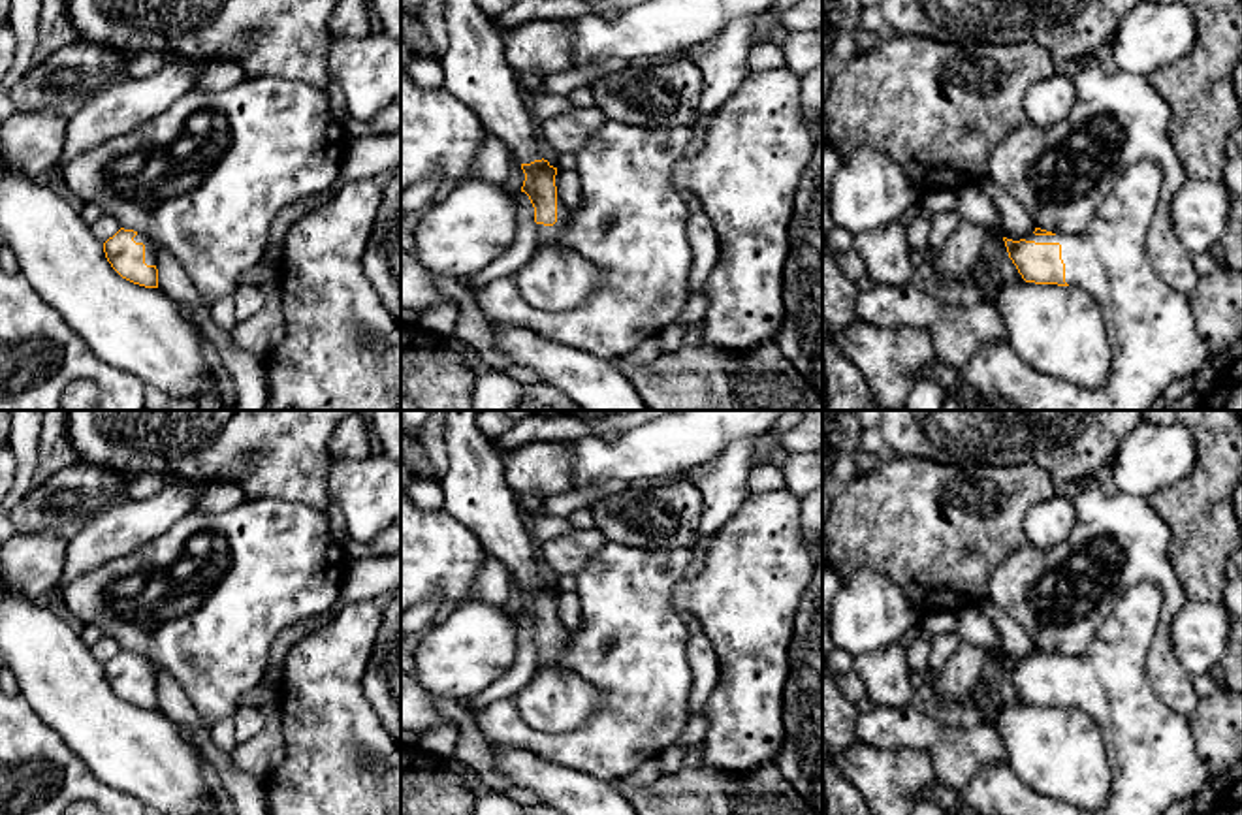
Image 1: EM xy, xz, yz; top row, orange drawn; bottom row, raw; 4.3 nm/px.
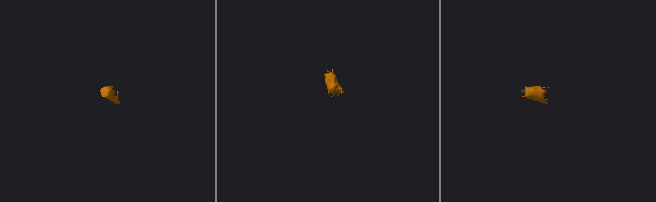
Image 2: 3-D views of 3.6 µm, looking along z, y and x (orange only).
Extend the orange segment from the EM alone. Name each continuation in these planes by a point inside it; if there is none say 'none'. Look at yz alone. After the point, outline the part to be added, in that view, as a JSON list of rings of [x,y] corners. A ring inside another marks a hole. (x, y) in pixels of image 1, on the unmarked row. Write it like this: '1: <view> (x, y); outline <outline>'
1: yz (1154, 763); outline [[[1154,582],[1133,583],[1114,604],[1093,642],[1080,657],[1035,657],[1026,663],[1059,664],[1065,704],[1086,711],[1103,732],[1110,760],[1110,796],[1097,811],[1041,796],[1027,789],[1005,762],[980,770],[958,791],[960,804],[979,815],[1165,815],[1180,800],[1195,800],[1206,787],[1210,768],[1197,753],[1189,719],[1169,710],[1150,689],[1146,657],[1159,623],[1161,589]]]

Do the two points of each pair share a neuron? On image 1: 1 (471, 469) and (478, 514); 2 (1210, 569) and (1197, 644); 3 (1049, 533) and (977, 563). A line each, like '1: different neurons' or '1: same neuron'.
1: same neuron
2: different neurons
3: different neurons

